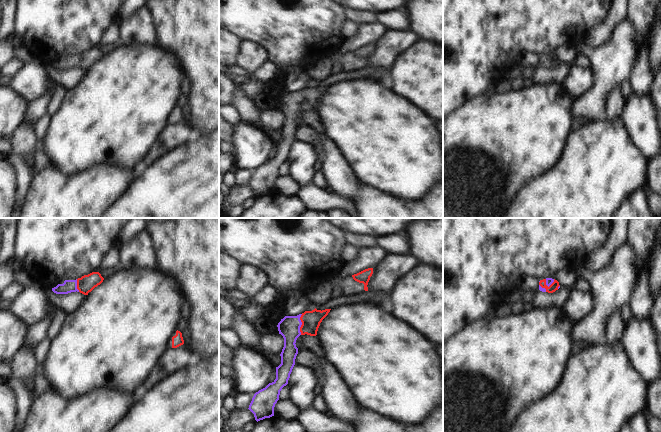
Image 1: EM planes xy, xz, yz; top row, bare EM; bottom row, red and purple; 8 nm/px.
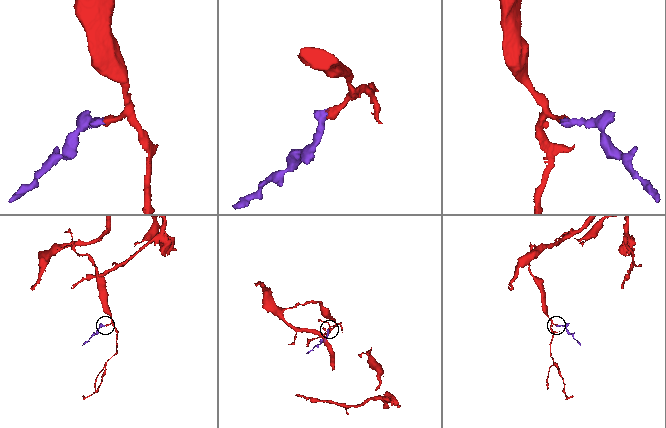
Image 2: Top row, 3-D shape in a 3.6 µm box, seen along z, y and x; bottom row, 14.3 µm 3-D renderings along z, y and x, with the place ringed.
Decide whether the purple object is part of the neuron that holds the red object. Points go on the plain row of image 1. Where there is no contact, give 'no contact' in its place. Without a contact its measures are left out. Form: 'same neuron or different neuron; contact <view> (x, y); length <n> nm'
same neuron; contact xz (302, 100); length 170 nm

